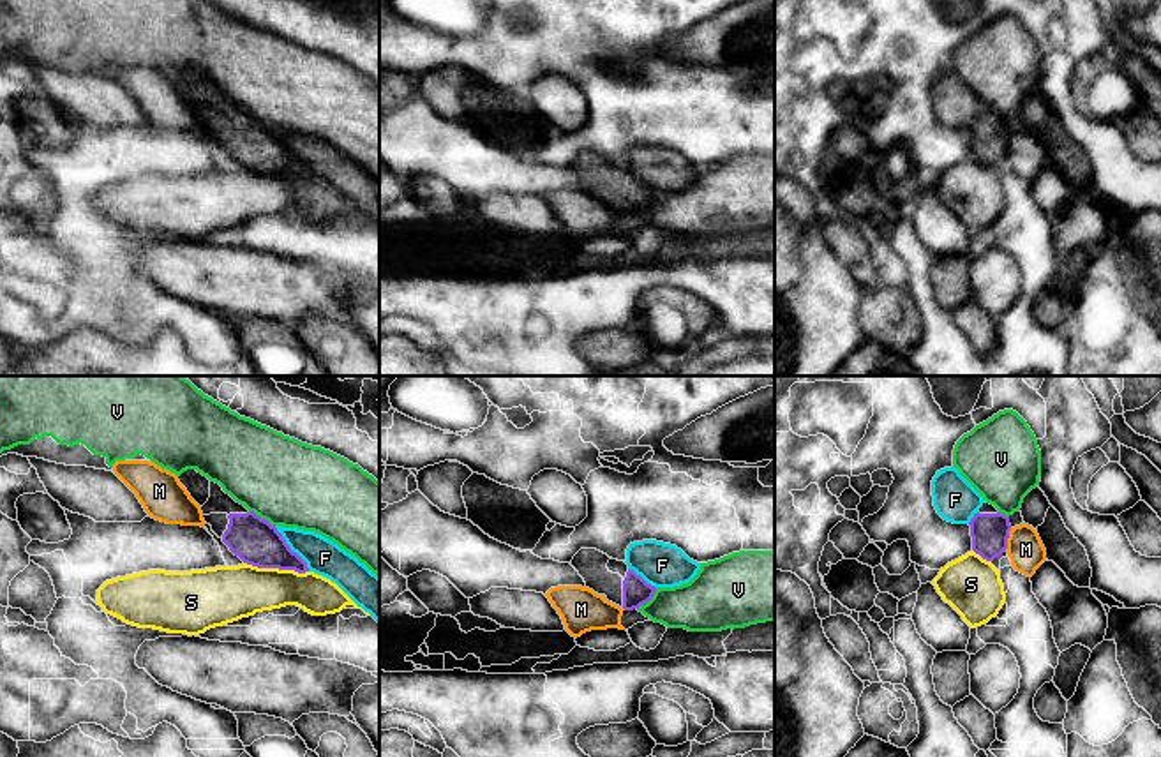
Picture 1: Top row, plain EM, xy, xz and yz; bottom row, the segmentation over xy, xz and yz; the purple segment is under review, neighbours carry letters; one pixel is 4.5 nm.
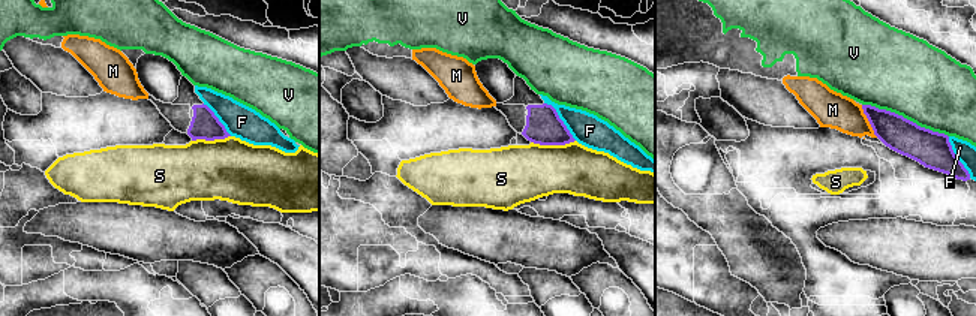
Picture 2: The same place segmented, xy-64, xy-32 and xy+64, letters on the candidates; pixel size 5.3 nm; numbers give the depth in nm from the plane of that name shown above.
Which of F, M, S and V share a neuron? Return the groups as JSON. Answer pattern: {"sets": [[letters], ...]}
{"sets": [["F"], ["M"], ["S"], ["V"]]}

